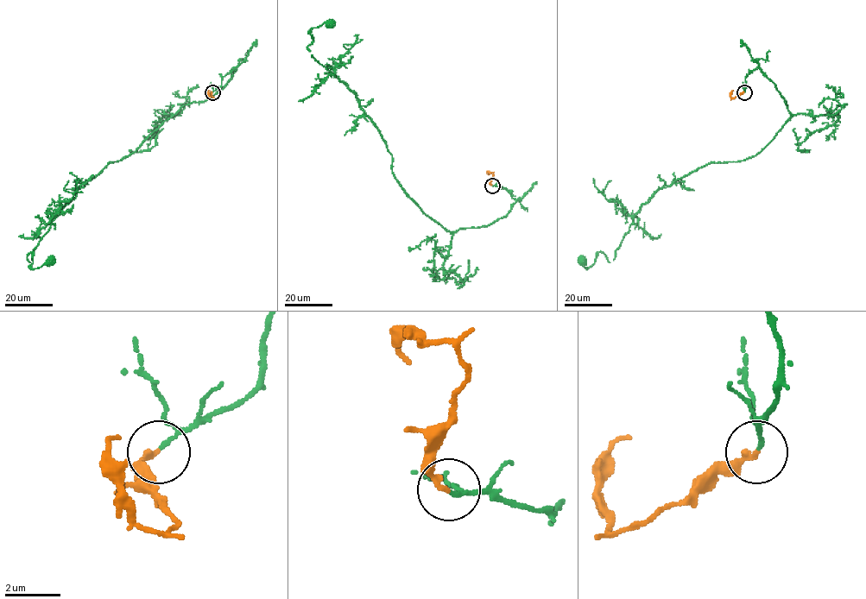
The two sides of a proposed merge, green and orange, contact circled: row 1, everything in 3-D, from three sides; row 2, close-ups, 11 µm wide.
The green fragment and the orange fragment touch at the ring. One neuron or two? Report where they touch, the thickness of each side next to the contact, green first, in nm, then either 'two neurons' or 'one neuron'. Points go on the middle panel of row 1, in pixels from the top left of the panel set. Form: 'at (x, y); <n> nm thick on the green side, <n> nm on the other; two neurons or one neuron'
at (492, 186); 100 nm thick on the green side, 180 nm on the other; one neuron

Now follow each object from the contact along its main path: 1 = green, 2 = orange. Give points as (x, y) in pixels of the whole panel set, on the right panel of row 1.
1: (744, 91), (757, 67), (774, 85), (790, 114), (774, 137), (660, 188), (613, 260), (582, 261)
2: (744, 91), (732, 99), (733, 91)

